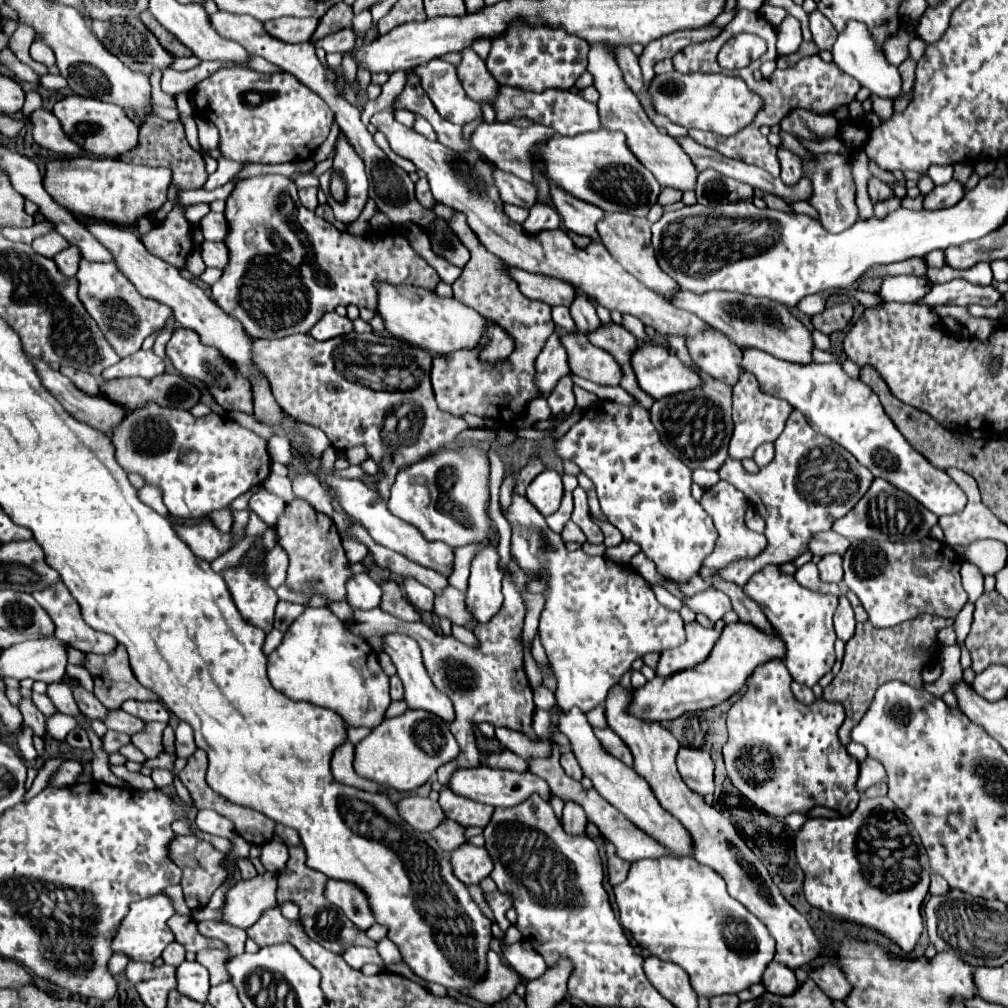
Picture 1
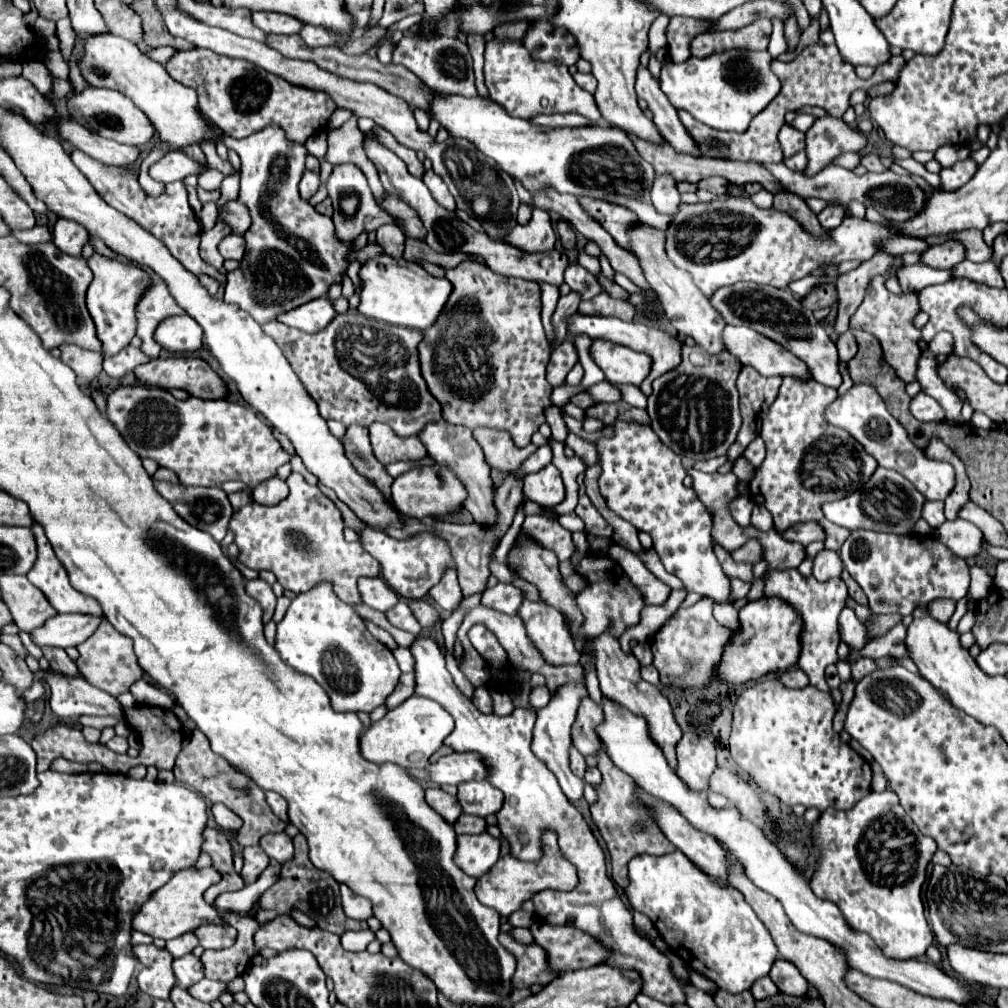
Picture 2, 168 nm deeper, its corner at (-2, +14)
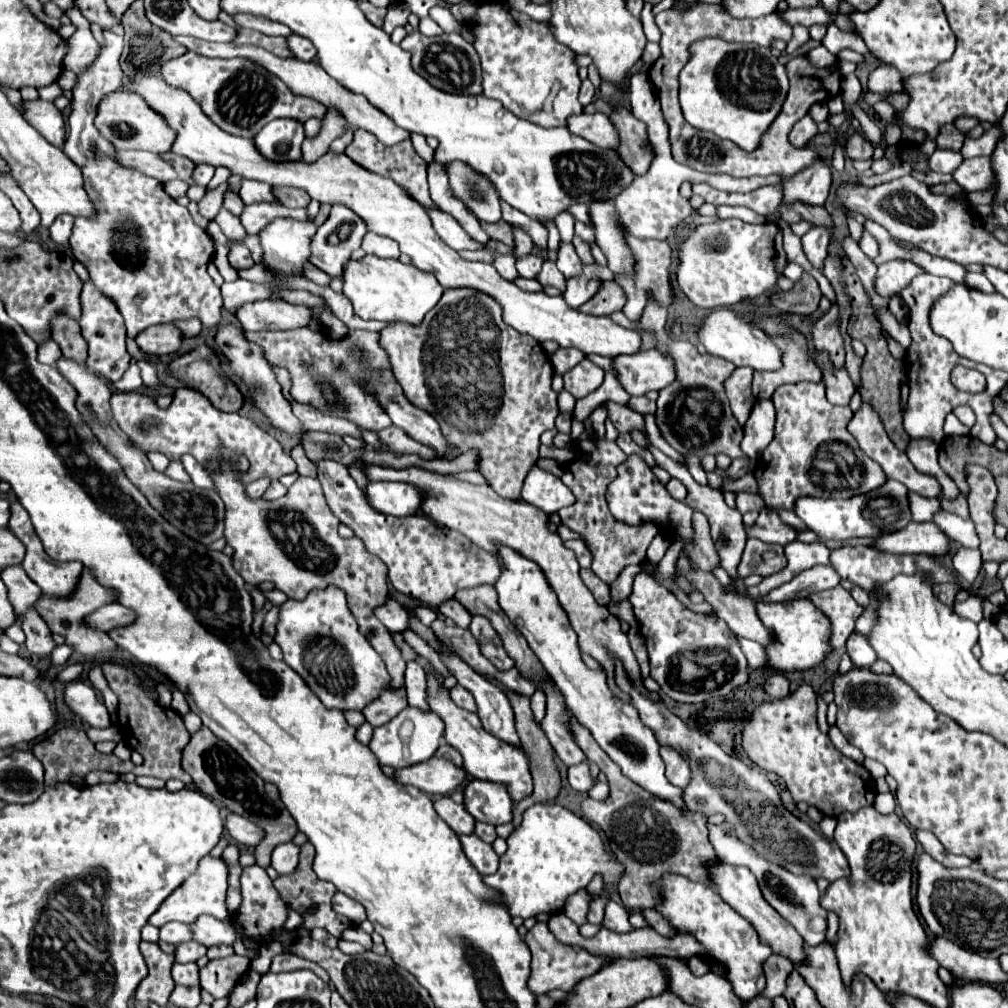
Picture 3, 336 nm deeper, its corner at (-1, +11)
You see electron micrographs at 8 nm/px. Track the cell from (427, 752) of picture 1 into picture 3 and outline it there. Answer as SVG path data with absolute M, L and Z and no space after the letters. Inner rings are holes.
M407 706L393 720L375 728L369 748L377 756L379 764L385 764L391 768L403 768L407 764L419 764L423 760L429 760L439 748L441 734L443 734L443 720L439 720L435 712L421 712L419 708Z

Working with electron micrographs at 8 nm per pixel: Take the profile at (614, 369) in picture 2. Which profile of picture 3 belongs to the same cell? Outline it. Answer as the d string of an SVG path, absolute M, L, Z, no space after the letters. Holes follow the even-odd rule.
M659 350L617 356L613 364L619 372L621 386L631 396L645 396L649 390L661 390L677 376L675 360L671 354L663 354Z

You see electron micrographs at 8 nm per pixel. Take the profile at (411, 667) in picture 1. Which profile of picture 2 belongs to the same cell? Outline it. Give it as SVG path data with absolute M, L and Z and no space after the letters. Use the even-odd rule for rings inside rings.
M416 637L408 649L414 657L414 693L440 703L456 721L454 731L446 737L446 745L454 751L480 753L486 759L488 769L492 771L492 785L502 789L504 793L504 805L496 813L496 819L502 839L506 839L510 845L510 855L520 861L538 863L544 855L542 835L544 831L554 831L558 835L558 847L562 851L562 857L570 861L578 871L578 885L572 891L540 891L532 897L536 917L550 925L570 925L582 929L584 933L594 937L600 945L604 945L604 949L610 951L610 957L604 961L606 965L640 973L644 995L650 995L670 1005L684 1003L684 991L680 983L672 977L668 969L668 959L648 939L636 933L632 925L632 911L622 903L620 895L614 889L614 883L608 879L602 847L598 845L584 817L564 797L554 773L532 753L530 739L536 721L536 709L516 707L512 715L506 717L484 715L472 705L470 699L466 699L458 691L452 675L446 669L444 655L432 639Z

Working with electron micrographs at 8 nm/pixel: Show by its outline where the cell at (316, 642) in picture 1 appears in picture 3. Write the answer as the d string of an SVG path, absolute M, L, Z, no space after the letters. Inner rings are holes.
M315 588L303 600L285 600L279 606L275 642L281 646L287 666L299 672L327 708L361 710L377 698L389 678L383 658L359 632L357 620L339 588Z

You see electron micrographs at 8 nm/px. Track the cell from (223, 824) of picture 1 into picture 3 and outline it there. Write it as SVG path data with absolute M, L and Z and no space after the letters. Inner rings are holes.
M231 814L227 818L225 828L227 828L227 832L229 832L229 836L233 840L237 840L243 846L251 846L251 848L255 848L263 840L263 836L265 836L263 828L259 828L251 820L245 820L243 816L237 816L237 814Z

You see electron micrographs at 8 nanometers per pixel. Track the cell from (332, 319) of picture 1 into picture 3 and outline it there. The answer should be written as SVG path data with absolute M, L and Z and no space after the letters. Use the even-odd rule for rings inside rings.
M257 300L243 304L235 310L235 316L245 332L301 328L311 320L311 312L305 306L293 306L281 300Z

